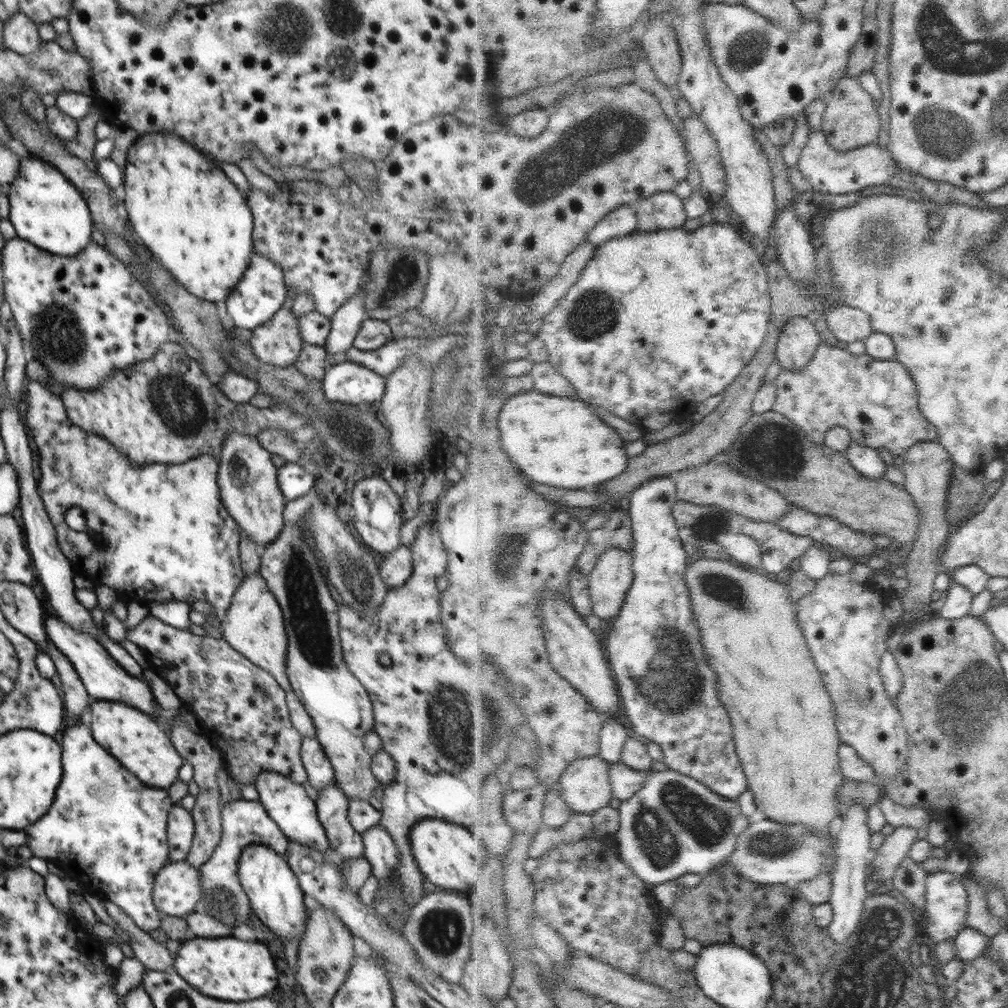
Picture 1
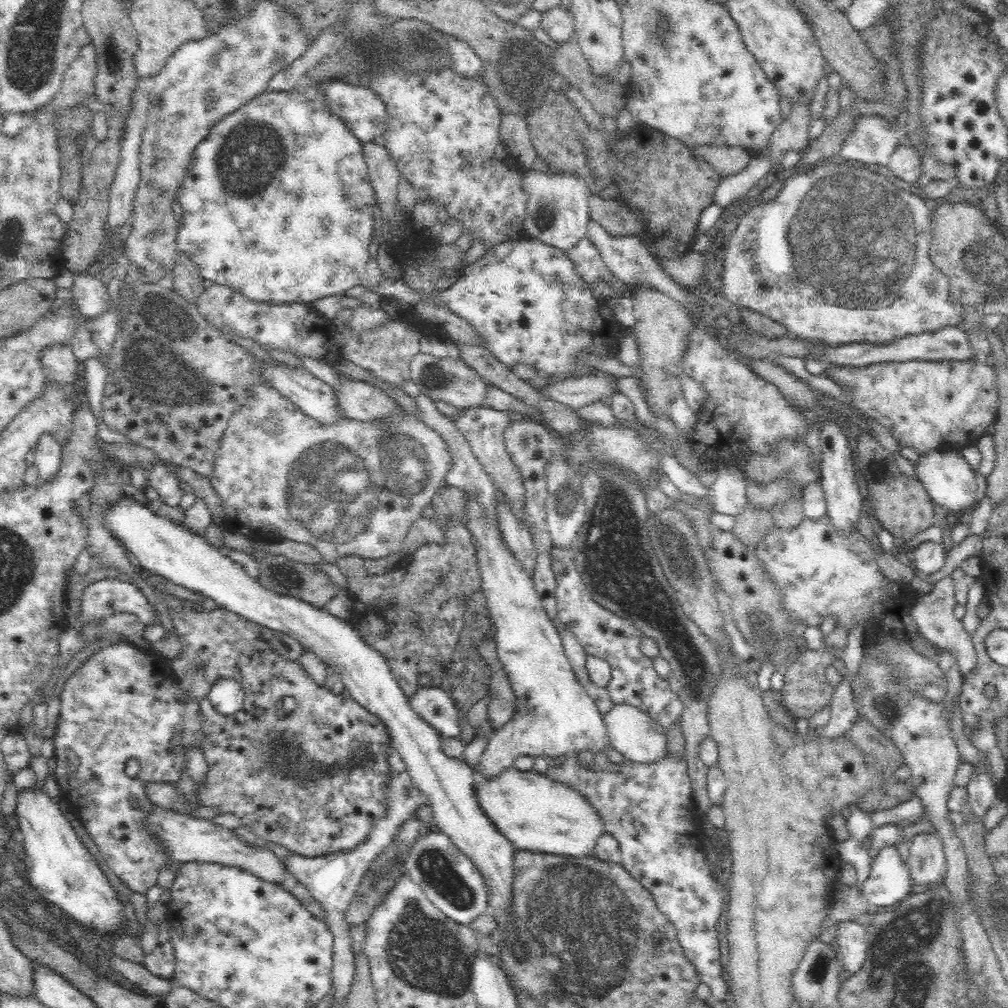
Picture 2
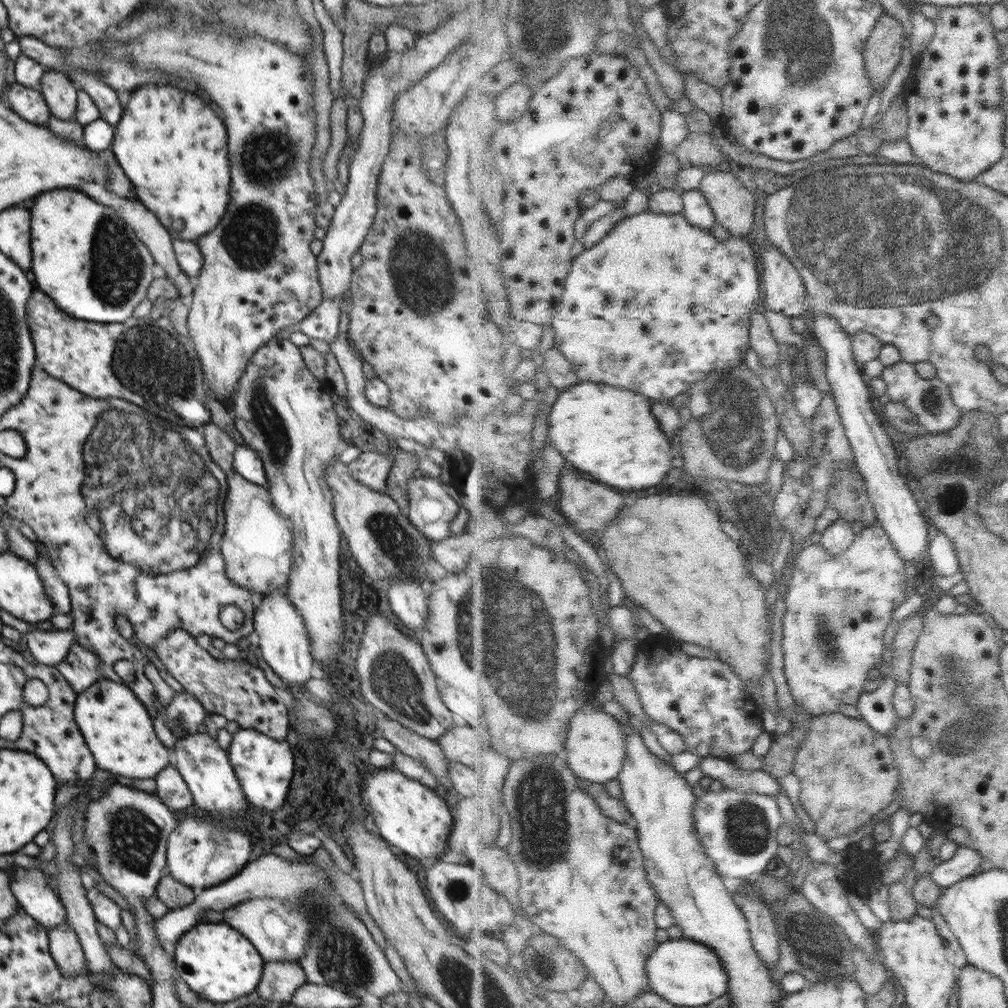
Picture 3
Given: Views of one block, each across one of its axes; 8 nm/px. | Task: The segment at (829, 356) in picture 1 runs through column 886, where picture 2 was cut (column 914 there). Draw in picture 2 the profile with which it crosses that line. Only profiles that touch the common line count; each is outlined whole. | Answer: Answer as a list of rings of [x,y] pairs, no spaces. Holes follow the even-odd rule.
[[[974,356],[964,358],[964,360],[954,360],[953,358],[950,358],[948,360],[909,360],[903,363],[880,363],[867,367],[841,366],[840,370],[826,370],[826,374],[828,374],[828,376],[833,375],[833,380],[835,382],[843,382],[851,391],[853,391],[849,396],[854,405],[860,409],[862,413],[890,429],[890,431],[893,432],[894,439],[898,440],[898,442],[903,445],[913,447],[918,454],[926,453],[935,449],[945,451],[952,449],[962,450],[964,447],[976,445],[982,436],[989,433],[989,429],[992,427],[997,416],[998,394],[994,382],[994,367],[987,365],[984,359],[974,358]]]

